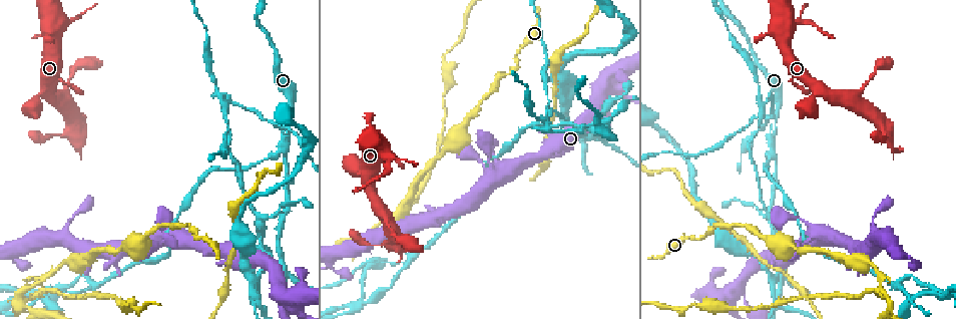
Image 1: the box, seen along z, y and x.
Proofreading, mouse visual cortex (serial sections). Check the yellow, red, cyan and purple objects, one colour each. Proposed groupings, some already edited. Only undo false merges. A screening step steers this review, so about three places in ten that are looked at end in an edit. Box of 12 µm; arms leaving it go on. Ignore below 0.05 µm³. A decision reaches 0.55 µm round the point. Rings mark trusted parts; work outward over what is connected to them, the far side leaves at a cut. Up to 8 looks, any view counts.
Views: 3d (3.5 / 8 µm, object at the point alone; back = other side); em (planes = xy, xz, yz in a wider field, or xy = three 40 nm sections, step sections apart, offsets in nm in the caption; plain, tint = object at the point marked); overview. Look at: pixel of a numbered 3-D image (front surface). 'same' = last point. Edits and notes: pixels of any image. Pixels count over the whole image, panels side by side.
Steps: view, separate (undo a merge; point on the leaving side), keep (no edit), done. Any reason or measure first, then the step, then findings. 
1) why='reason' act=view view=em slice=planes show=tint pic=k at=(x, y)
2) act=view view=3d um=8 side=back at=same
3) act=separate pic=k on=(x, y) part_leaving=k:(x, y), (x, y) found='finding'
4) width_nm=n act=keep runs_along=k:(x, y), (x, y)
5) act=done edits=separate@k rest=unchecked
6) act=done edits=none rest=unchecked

why='narrows sharply' act=view view=3d um=3.5 pic=1 at=(284, 149)

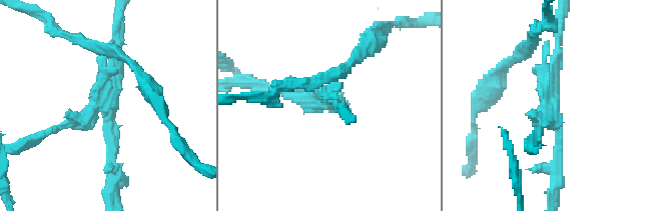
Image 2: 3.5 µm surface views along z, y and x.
act=view view=em slice=xy step=2 show=tint pic=2 at=(330, 102)

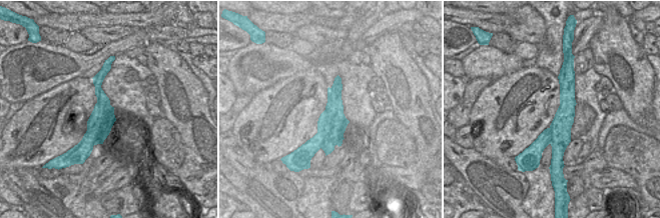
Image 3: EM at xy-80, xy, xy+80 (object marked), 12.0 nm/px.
act=view view=em slice=planes show=tint at=same

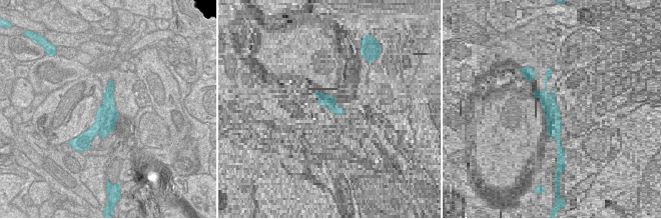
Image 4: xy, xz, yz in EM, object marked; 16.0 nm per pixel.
act=separate pic=2 on=(287, 95) found='a second cell is stuck on'

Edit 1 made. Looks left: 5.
why='redraw' act=view view=overview

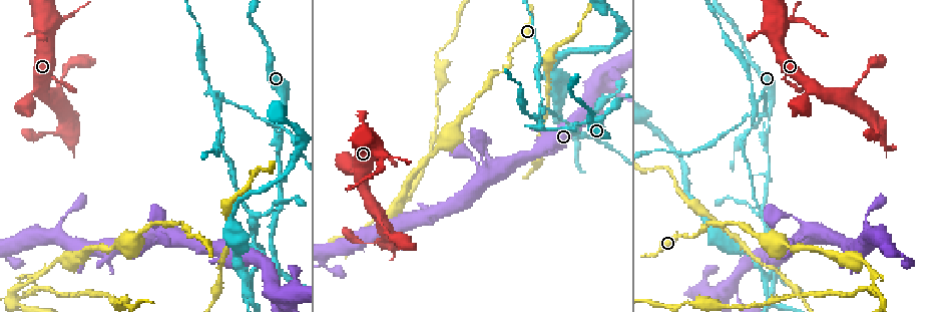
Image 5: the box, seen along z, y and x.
why='a narrow waist' act=view view=3d um=8 pic=5 at=(699, 233)

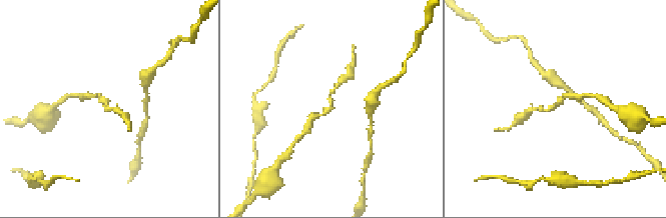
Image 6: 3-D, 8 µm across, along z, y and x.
arm_widths_nm=150,200 why='now the EM' act=view view=em slice=xy step=2 show=tint pic=6 at=(331, 108)

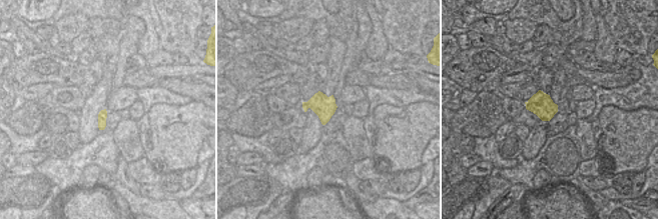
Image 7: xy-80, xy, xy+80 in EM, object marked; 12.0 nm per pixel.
act=separate pic=6 on=(571, 95) part_leaving=6:(564, 97), (565, 95), (593, 95) found='a second cell is stuck on'

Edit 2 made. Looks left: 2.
act=view view=overview

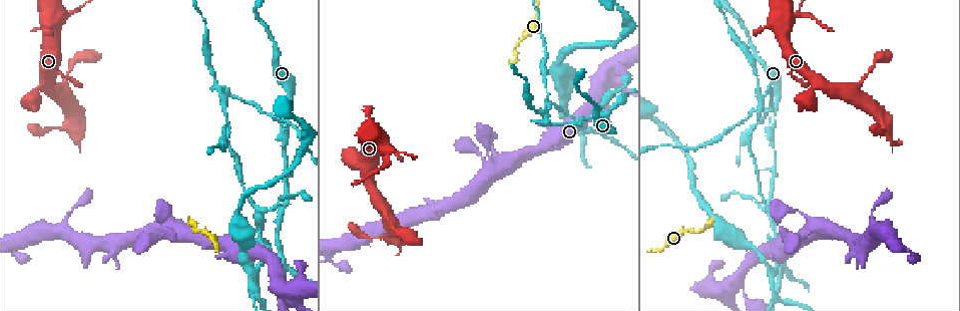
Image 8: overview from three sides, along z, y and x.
why='abrupt turn' act=view view=3d um=3.5 pic=8 at=(337, 264)

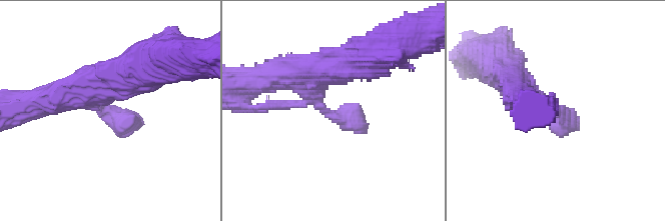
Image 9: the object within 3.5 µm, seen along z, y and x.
act=keep runs_along=9:(514, 82), (563, 109), (575, 128) found='all the same cell'

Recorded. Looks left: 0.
act=done edits=separate@2,separate@6 rest=unchecked

